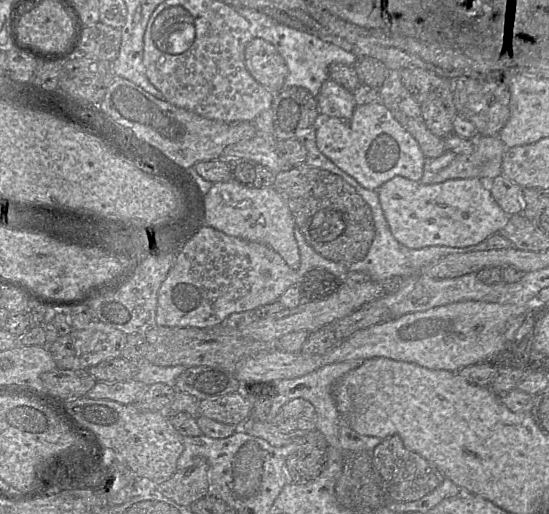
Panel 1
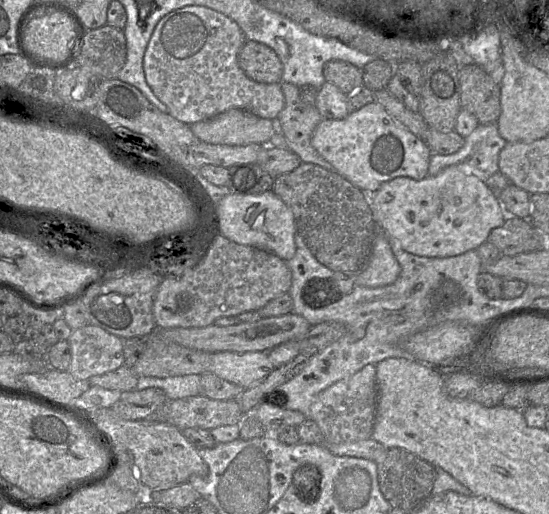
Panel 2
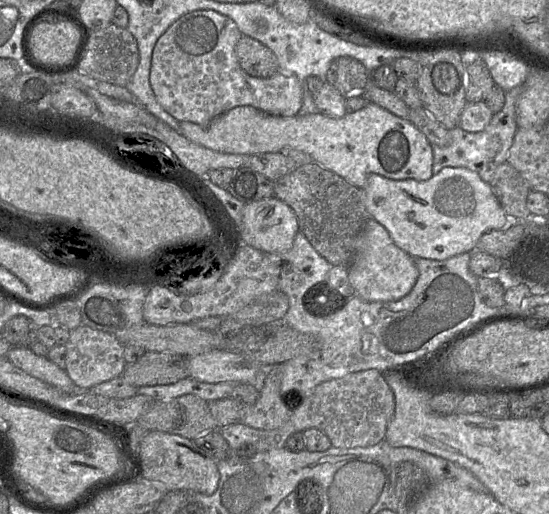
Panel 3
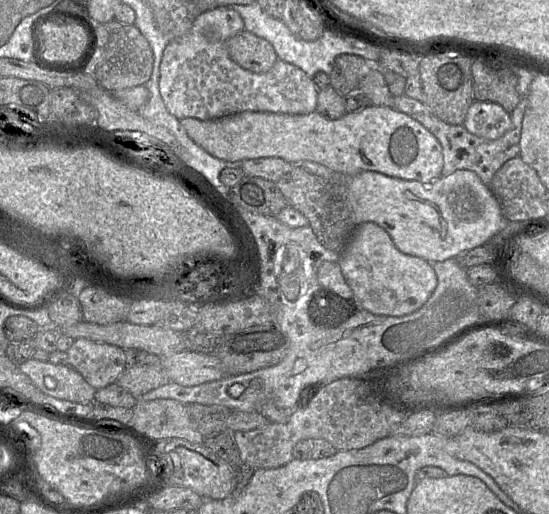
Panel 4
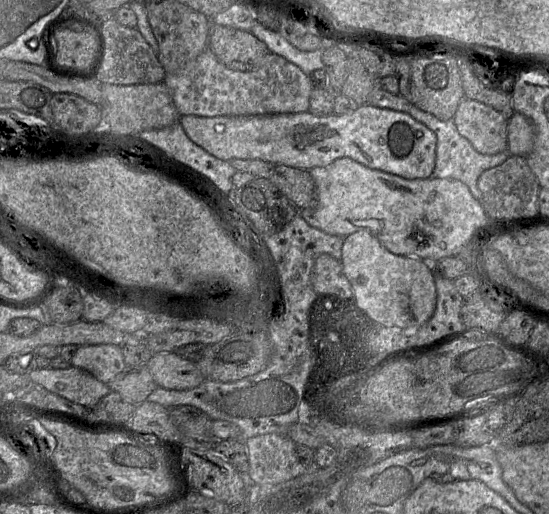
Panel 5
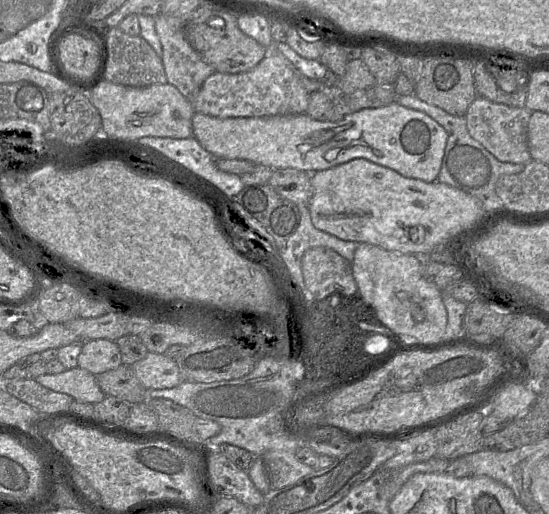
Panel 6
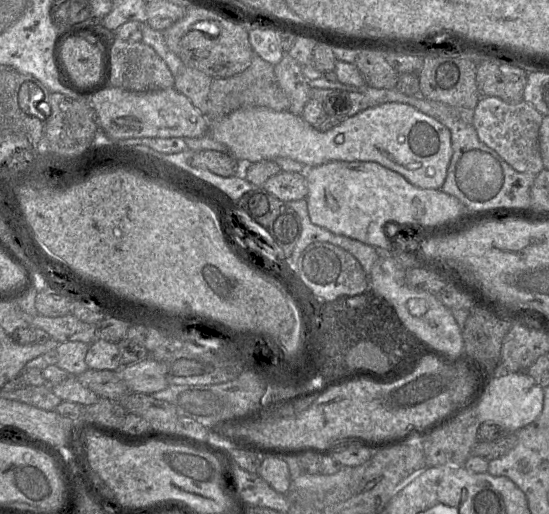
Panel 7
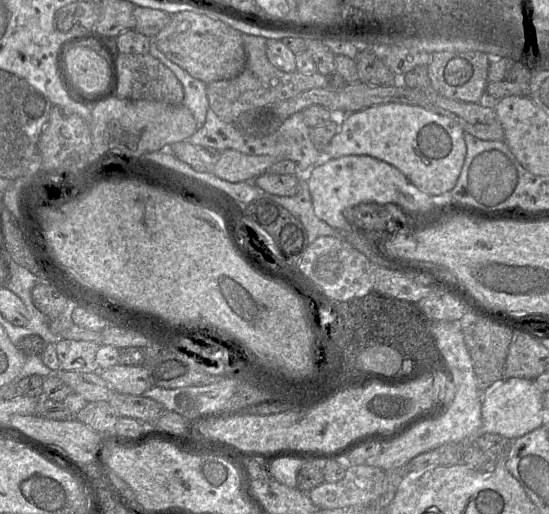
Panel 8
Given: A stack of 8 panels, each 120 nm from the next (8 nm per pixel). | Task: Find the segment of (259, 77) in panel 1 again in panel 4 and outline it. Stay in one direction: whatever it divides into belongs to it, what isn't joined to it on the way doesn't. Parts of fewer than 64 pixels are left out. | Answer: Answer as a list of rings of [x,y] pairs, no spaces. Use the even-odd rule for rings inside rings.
[[[245,29],[229,38],[226,48],[235,63],[253,73],[268,72],[278,60],[271,43]]]

